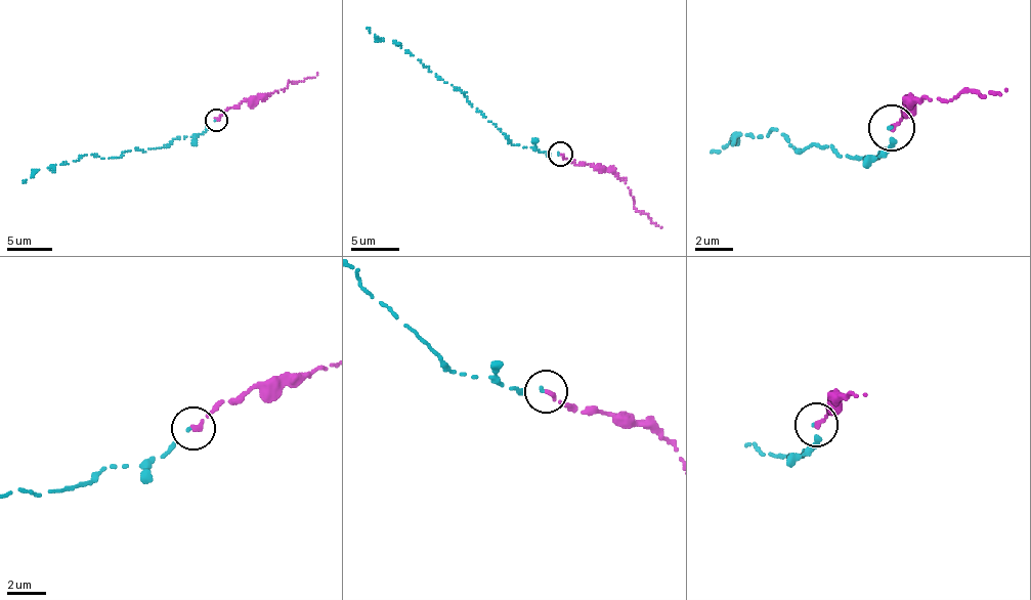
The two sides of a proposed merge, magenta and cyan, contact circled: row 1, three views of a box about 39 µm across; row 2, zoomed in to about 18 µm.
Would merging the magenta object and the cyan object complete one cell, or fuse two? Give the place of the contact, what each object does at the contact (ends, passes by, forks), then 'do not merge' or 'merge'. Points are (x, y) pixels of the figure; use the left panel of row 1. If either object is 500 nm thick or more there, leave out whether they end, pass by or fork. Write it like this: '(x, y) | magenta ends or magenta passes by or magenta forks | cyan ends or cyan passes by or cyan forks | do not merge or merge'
(216, 120) | magenta ends | cyan ends | do not merge

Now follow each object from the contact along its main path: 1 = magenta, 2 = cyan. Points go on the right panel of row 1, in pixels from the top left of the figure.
1: (892, 129), (911, 111), (907, 104), (973, 91), (1001, 96), (1004, 88)
2: (893, 128), (882, 154), (840, 158), (829, 144), (799, 152), (770, 129), (752, 138), (735, 131), (713, 154)

